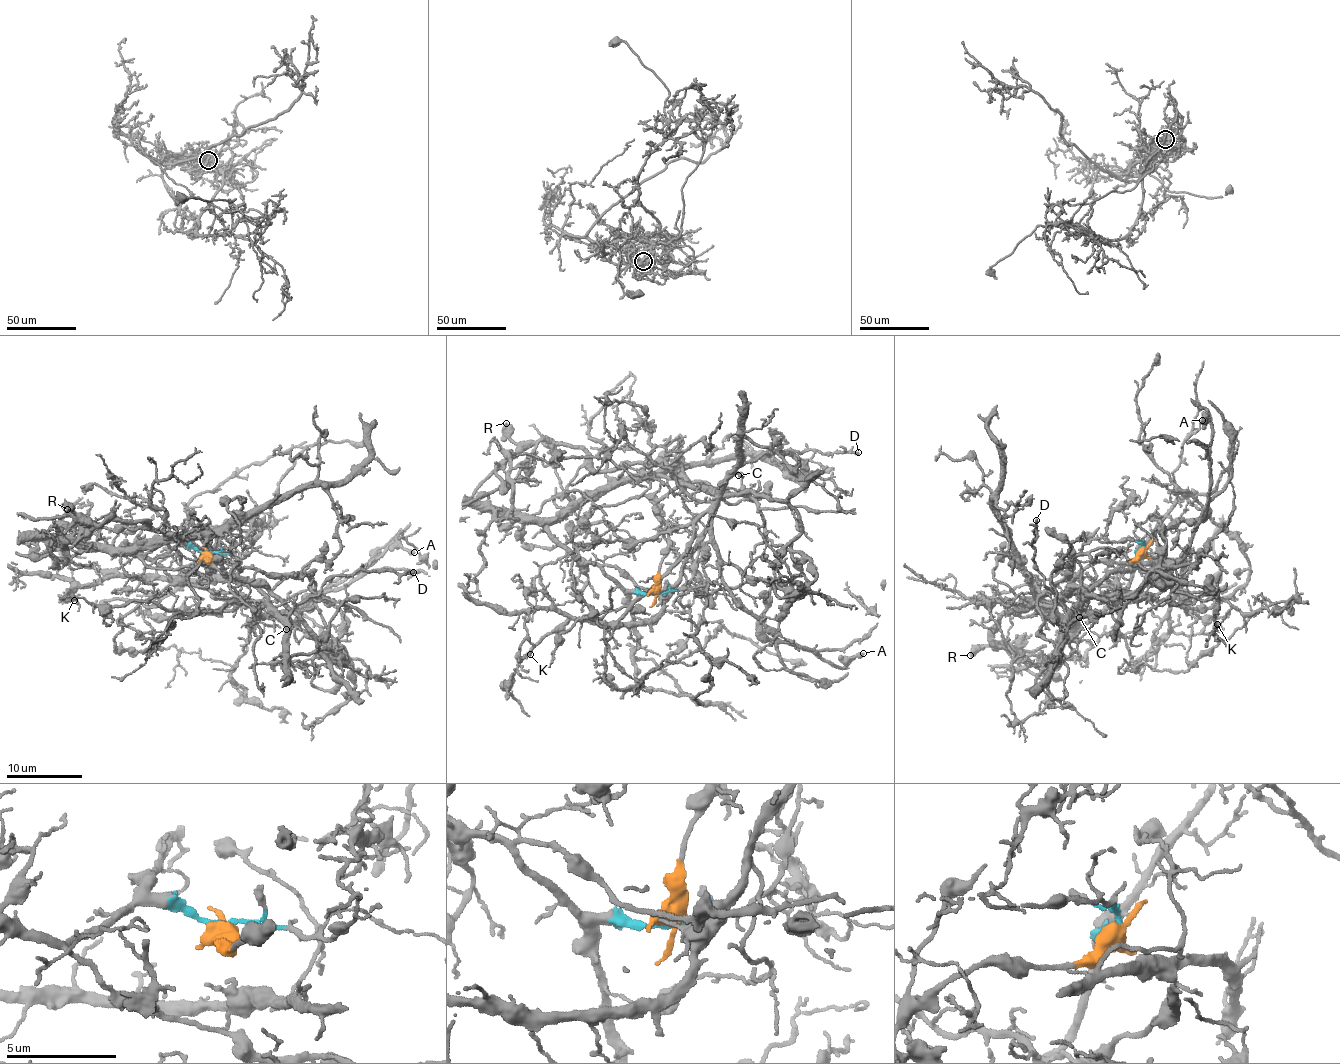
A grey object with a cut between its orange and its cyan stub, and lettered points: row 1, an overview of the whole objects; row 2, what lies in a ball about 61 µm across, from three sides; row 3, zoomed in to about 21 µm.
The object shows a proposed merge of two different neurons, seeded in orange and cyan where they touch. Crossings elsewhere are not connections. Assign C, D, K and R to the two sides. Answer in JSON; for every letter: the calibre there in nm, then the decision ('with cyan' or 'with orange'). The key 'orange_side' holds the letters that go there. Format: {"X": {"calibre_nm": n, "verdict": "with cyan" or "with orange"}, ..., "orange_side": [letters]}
{"C": {"calibre_nm": 110, "verdict": "with orange"}, "D": {"calibre_nm": 130, "verdict": "with orange"}, "K": {"calibre_nm": 130, "verdict": "with orange"}, "R": {"calibre_nm": 500, "verdict": "with orange"}, "orange_side": ["C", "D", "K", "R"]}

